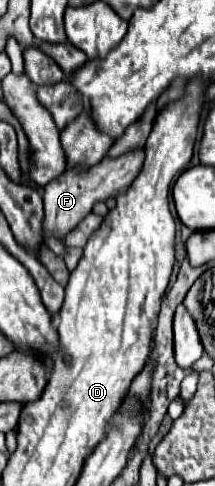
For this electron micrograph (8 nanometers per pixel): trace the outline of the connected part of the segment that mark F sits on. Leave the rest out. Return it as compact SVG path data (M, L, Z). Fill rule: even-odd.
M139 149L139 153L123 153L123 157L115 157L115 161L107 161L105 157L99 165L87 169L87 173L79 173L79 169L75 169L75 173L63 173L61 177L53 179L43 193L45 203L43 233L63 239L87 213L91 213L97 201L105 201L107 197L115 197L119 191L127 189L127 185L131 185L131 181L139 175L143 159L145 151Z

